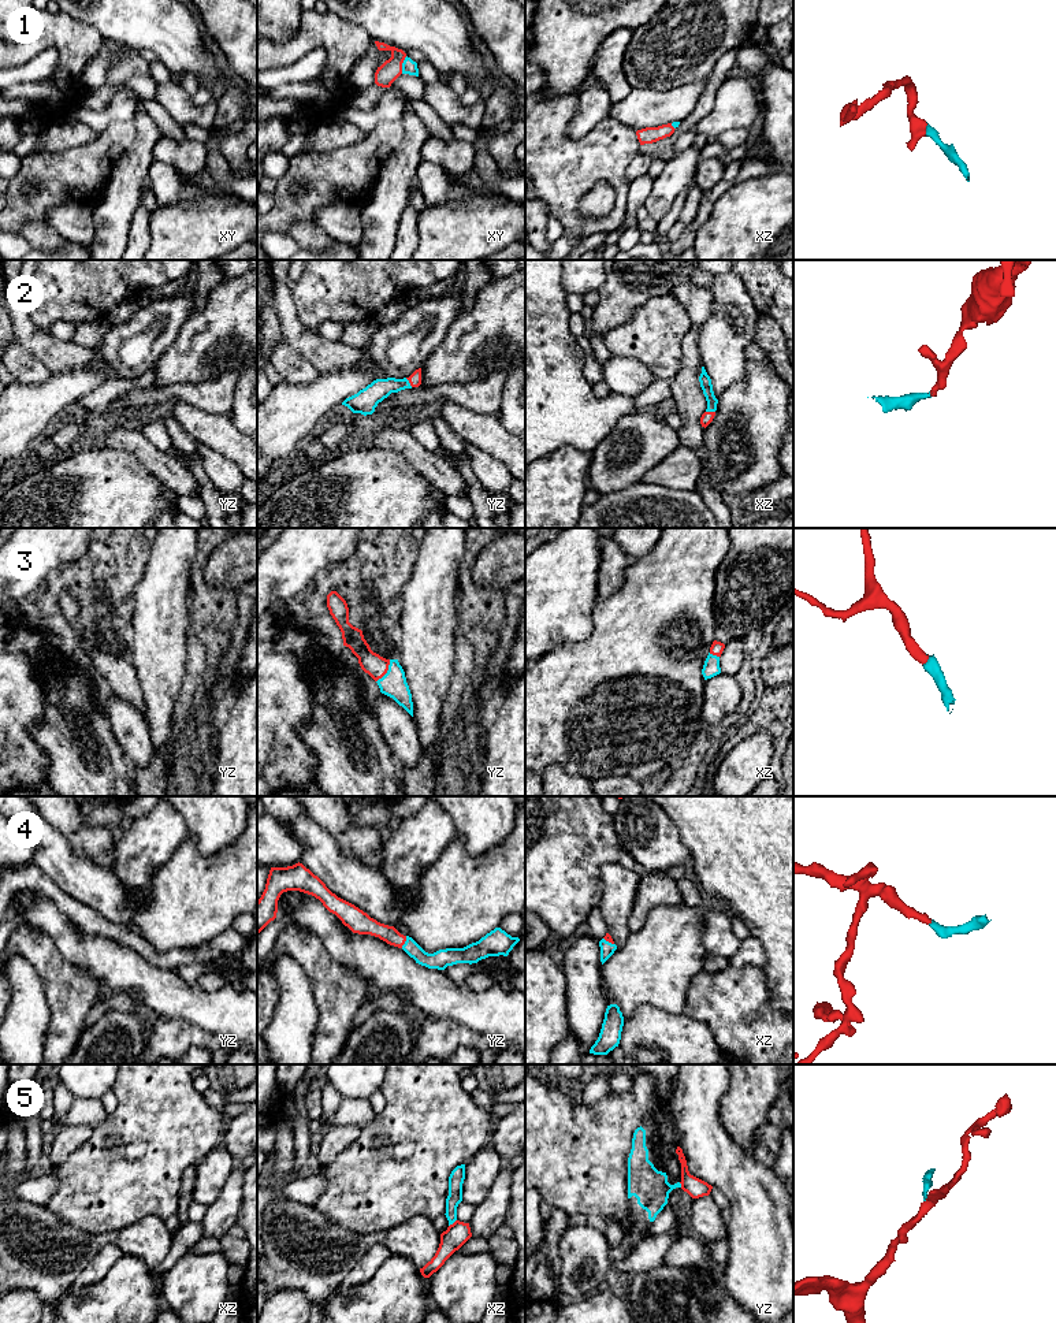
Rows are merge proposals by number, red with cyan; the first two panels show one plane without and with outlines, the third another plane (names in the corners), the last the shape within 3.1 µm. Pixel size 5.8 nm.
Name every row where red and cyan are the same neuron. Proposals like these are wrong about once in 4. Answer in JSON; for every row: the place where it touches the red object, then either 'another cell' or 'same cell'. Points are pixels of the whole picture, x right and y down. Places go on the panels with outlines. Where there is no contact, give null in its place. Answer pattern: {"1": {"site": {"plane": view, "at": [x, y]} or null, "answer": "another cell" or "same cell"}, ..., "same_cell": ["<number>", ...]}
{"1": {"site": {"plane": "xy", "at": [401, 64]}, "answer": "same cell"}, "2": {"site": {"plane": "yz", "at": [409, 382]}, "answer": "same cell"}, "3": {"site": {"plane": "yz", "at": [387, 669]}, "answer": "same cell"}, "4": {"site": {"plane": "yz", "at": [405, 940]}, "answer": "same cell"}, "5": {"site": {"plane": "xz", "at": [453, 1223]}, "answer": "another cell"}, "same_cell": ["1", "2", "3", "4"]}

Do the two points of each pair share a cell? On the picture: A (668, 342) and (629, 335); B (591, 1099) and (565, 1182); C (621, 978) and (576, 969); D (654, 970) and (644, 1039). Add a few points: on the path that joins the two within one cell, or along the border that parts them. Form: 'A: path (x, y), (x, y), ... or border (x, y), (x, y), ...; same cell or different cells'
A: path (658, 342), (638, 341); same cell
B: border (609, 1093), (591, 1106), (582, 1106), (579, 1103); different cells
C: border (601, 965), (601, 988), (608, 1004); different cells
D: border (680, 1013), (639, 1006), (624, 1022); different cells

